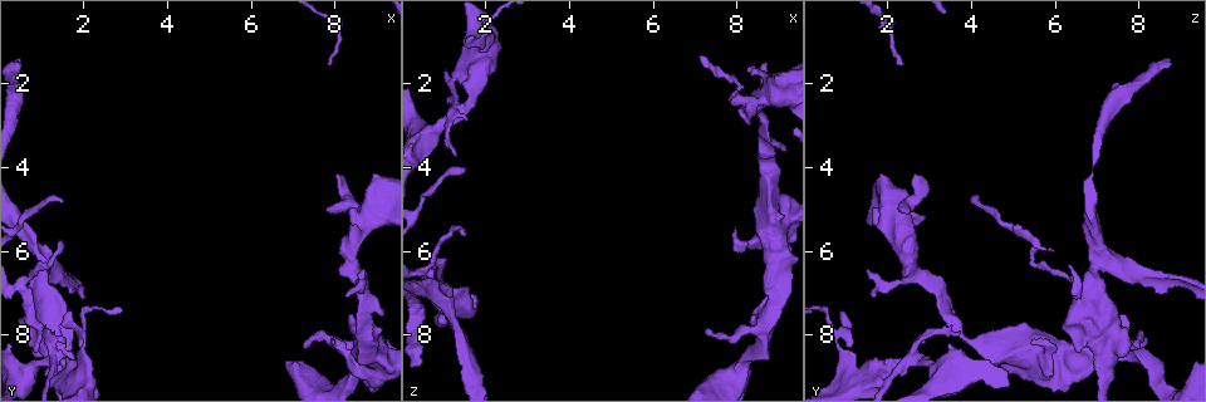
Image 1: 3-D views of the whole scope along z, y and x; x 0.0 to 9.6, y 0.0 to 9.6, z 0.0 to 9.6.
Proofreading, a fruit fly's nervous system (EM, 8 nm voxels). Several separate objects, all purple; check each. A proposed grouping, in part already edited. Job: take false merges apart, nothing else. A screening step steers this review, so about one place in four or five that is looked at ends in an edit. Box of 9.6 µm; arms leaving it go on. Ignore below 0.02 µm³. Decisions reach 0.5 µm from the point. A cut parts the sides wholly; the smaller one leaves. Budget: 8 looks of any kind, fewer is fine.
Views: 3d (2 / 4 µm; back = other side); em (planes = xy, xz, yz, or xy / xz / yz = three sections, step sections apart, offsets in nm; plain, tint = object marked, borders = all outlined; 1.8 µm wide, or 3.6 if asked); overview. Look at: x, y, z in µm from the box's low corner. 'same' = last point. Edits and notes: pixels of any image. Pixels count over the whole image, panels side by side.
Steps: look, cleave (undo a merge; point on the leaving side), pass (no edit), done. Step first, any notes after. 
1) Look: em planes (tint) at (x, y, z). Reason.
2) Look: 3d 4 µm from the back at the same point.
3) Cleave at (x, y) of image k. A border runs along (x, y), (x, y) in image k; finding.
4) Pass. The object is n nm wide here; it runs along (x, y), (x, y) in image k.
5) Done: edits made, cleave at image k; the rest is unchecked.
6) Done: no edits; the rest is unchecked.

Look: 3d 2 µm at (1.75, 8.00, 7.45). Closes a loop.

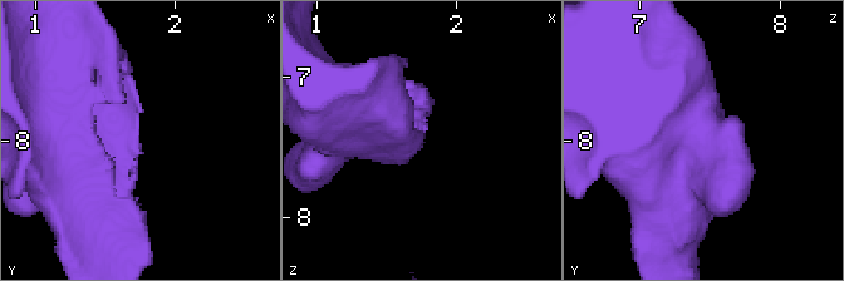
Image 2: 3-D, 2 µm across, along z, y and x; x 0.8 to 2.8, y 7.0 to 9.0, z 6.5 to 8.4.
Look: em planes (tint) at (1.76, 7.96, 7.48). Now the EM.

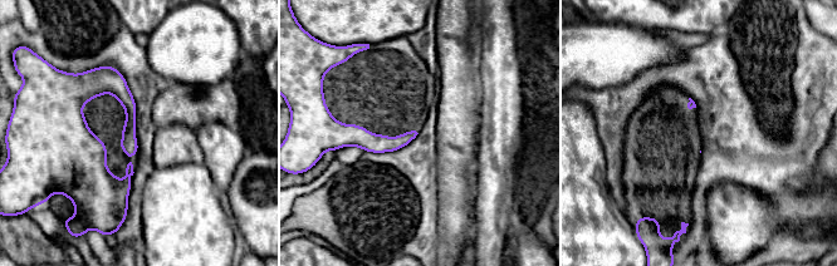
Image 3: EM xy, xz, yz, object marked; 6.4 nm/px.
Pass. It runs along (99, 69), (76, 137), (125, 207) in image 3; all the same cell.

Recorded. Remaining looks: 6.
Look: 3d 2 µm at (1.35, 8.55, 2.60). Sudden change in width.

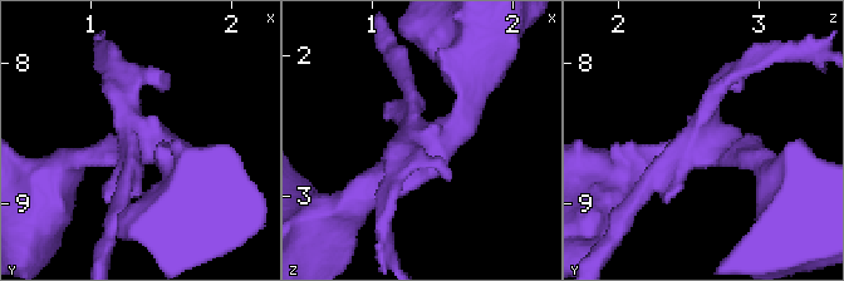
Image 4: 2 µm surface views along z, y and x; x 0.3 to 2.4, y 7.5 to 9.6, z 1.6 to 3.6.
Look: em planes (tint) at (1.36, 8.58, 2.62).

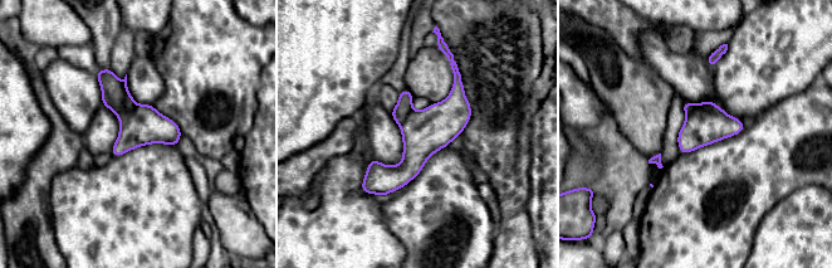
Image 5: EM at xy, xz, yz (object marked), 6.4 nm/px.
Cleave at (709, 105) of image 5. The object is 260 nm wide here; a border runs along (717, 106), (698, 105), (686, 116) in image 5; two cells meet here.

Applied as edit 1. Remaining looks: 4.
Look: em planes (tint) at (1.95, 8.10, 1.00). Abrupt turn.

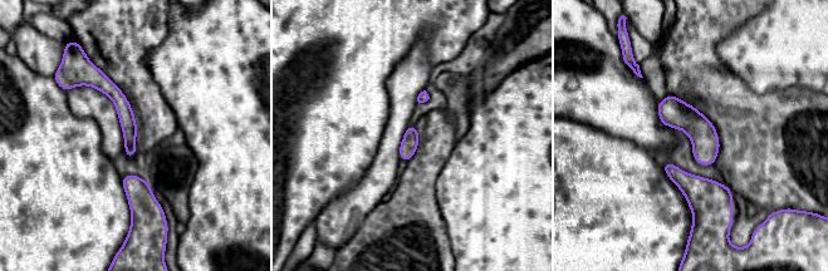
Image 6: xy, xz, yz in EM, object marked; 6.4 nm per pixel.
Pass. It runs along (92, 69), (122, 104), (131, 153) in image 6; all the same cell.

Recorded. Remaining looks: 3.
Look: 3d 4 µm at (1.10, 6.40, 7.10). Thick turns thin.

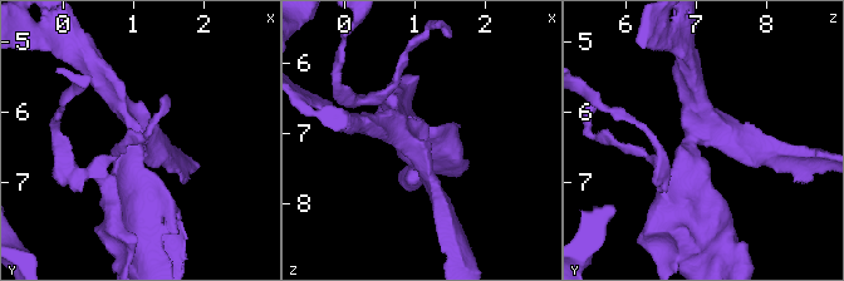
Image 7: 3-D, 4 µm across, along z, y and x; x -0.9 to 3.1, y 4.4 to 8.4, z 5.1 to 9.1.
Look: em planes (borders) at (1.10, 6.35, 7.05). 3 arms meet here; the arms are 200, 240, 380 nm wide; need the tissue.

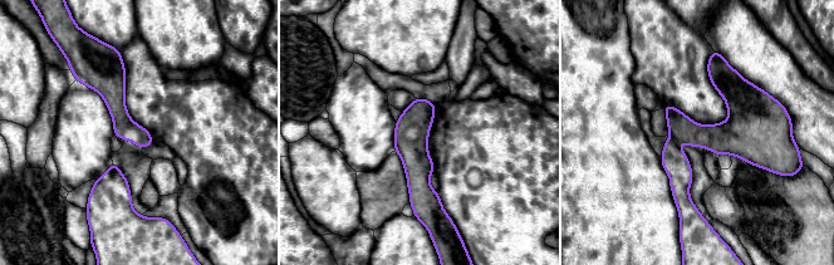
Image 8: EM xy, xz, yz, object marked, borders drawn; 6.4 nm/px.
Cleave at (681, 127) of image 8. A border runs along (668, 133), (676, 140) in image 8; a second cell is stuck on.

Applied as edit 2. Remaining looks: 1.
Done: edits made, cleave at image 5, cleave at image 8; the rest is unchecked.

